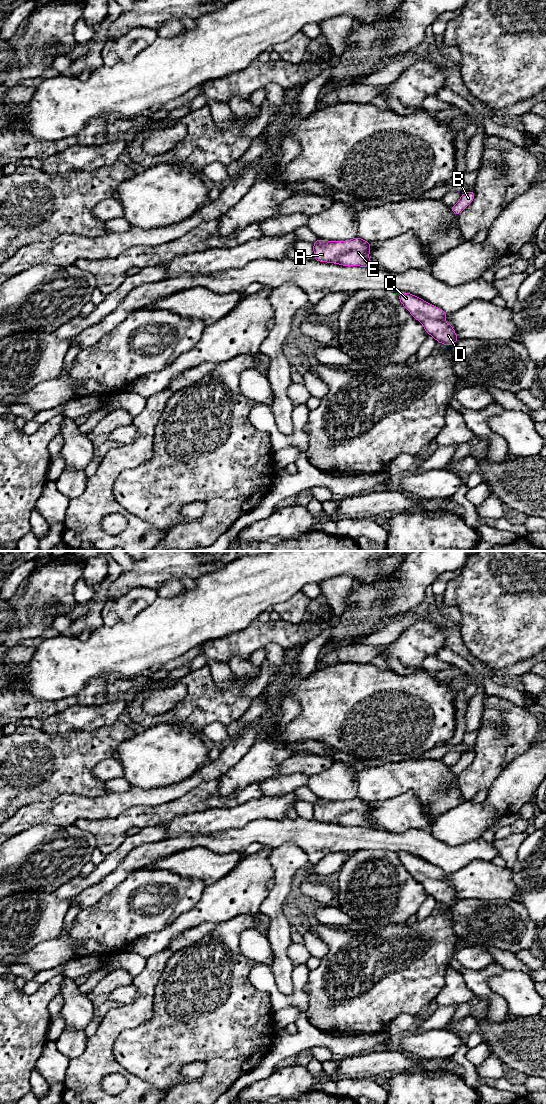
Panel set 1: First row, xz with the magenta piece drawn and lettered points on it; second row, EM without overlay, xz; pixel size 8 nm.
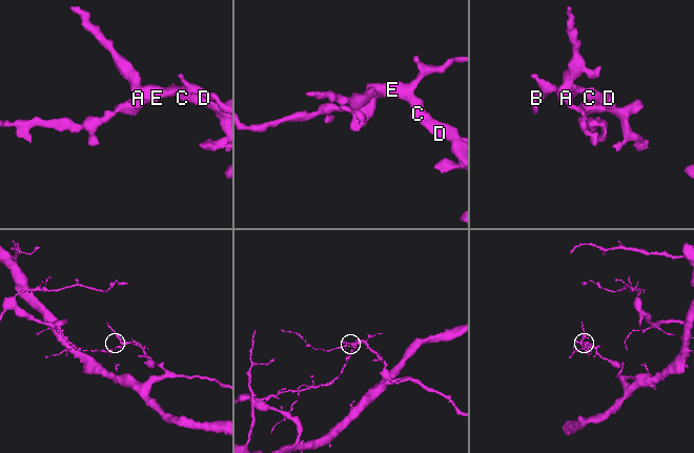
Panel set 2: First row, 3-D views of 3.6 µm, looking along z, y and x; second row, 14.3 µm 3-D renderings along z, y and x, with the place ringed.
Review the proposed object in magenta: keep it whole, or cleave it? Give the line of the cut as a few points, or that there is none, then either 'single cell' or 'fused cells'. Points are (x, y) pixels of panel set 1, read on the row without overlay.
no cut; single cell

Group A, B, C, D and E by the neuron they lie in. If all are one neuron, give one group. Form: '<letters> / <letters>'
A B C D E

